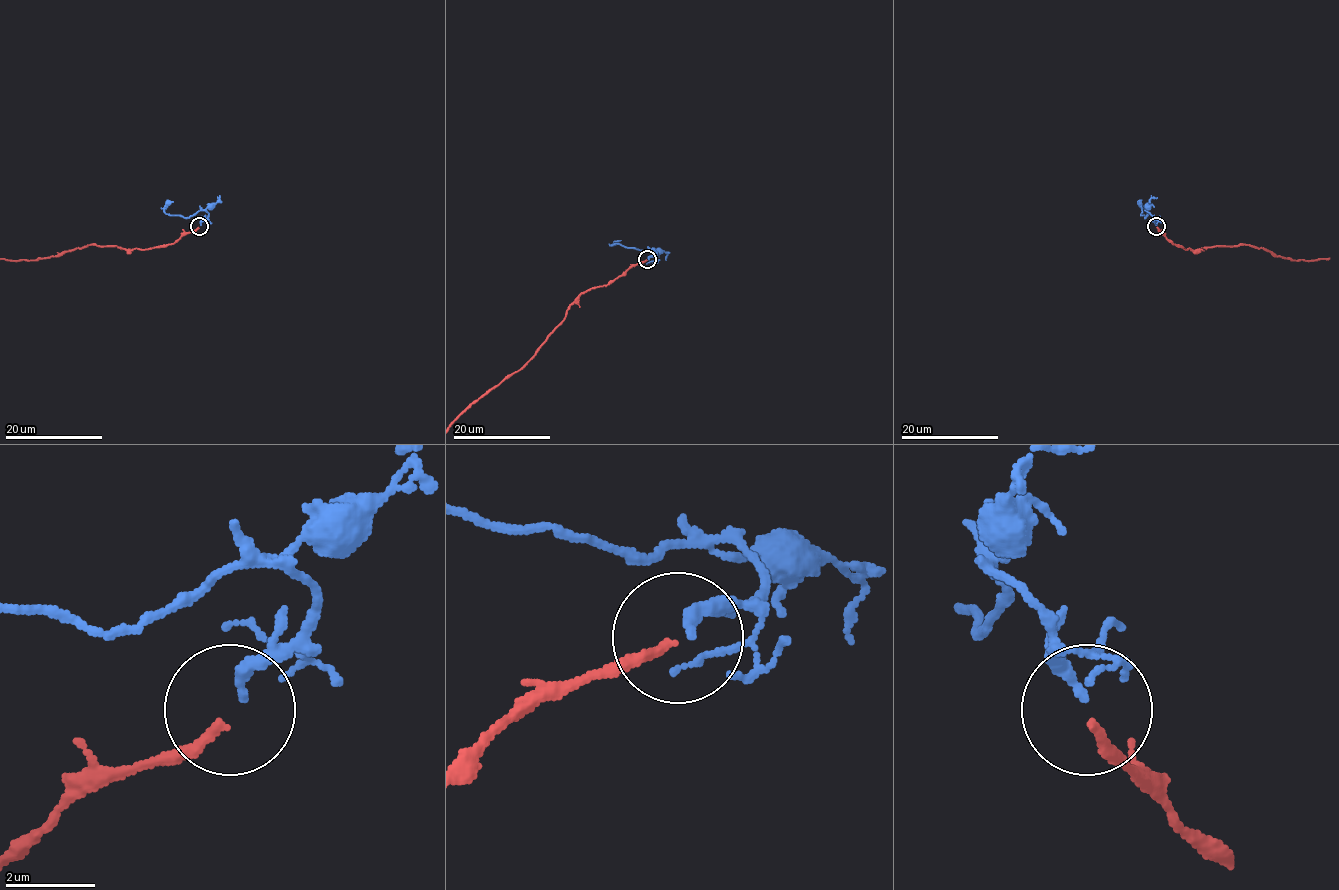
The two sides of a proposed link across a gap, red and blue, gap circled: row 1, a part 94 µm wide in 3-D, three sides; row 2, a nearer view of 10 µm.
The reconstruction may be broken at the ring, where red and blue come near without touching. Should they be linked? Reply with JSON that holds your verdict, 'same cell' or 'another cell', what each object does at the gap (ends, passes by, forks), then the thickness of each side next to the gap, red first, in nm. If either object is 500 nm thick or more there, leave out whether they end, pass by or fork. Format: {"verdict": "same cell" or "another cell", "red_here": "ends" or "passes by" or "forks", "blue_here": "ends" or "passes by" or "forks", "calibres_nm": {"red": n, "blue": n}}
{"verdict": "same cell", "red_here": "ends", "blue_here": "ends", "calibres_nm": {"red": 200, "blue": 240}}

